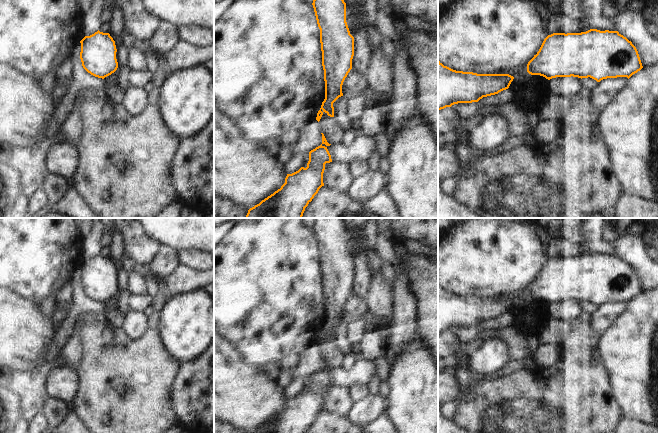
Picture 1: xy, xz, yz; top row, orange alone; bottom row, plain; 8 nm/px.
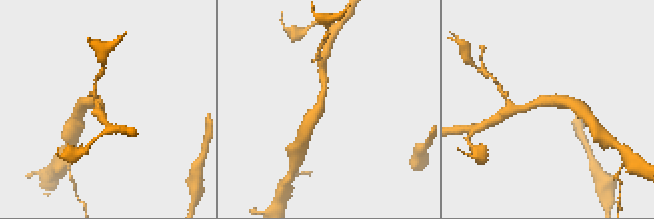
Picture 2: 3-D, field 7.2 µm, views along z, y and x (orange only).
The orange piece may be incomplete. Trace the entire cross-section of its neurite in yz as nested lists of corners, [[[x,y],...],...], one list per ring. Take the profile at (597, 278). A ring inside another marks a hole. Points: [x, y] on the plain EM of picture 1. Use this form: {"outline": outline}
{"outline": [[[590,253],[581,257],[548,259],[539,275],[528,286],[527,296],[550,304],[556,301],[592,302],[597,306],[607,302],[628,303],[643,292],[636,271],[618,255]]]}

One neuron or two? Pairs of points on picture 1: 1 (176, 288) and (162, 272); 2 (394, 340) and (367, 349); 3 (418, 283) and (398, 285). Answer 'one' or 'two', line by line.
1: two
2: two
3: two

